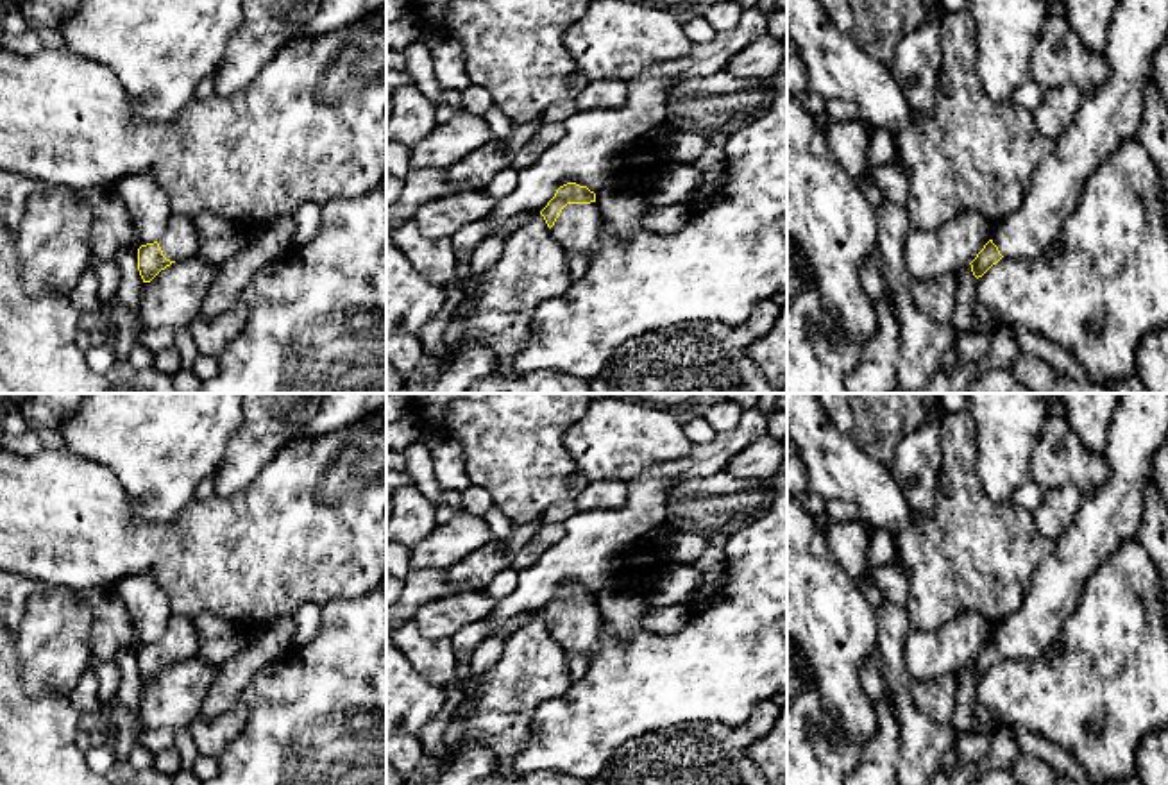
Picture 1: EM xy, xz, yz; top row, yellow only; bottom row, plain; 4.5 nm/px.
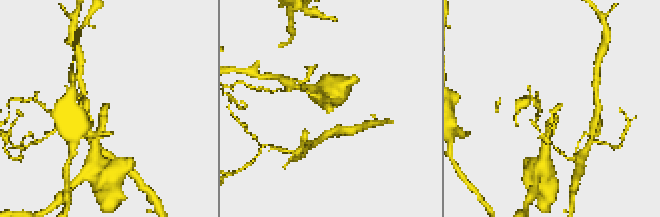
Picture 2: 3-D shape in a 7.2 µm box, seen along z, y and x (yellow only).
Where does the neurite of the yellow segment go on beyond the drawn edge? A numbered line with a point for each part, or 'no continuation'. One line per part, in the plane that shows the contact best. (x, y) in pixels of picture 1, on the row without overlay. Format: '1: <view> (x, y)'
1: xz (578, 628)

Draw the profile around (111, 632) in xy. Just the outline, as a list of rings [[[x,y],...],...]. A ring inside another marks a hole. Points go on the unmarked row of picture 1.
[[[93,587],[82,590],[80,597],[93,613],[89,628],[89,649],[93,658],[114,662],[120,651],[136,651],[132,622],[127,606],[122,603],[114,587]]]

